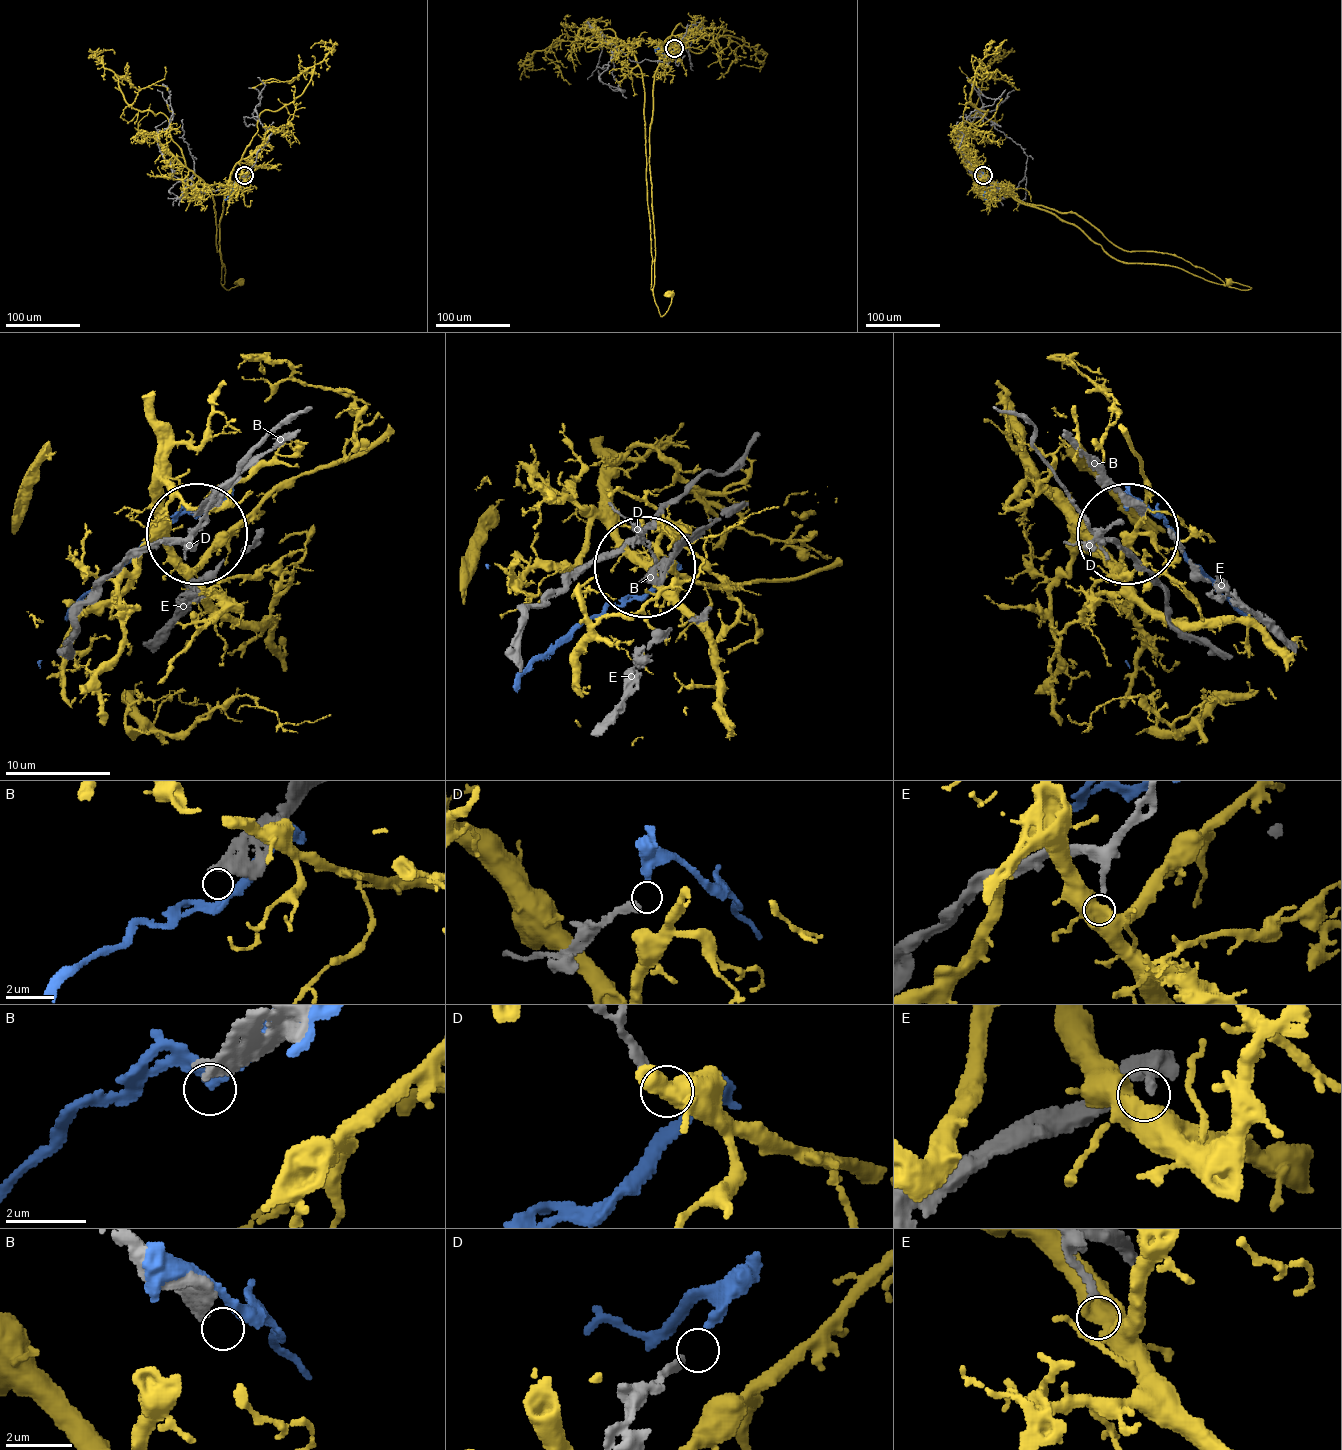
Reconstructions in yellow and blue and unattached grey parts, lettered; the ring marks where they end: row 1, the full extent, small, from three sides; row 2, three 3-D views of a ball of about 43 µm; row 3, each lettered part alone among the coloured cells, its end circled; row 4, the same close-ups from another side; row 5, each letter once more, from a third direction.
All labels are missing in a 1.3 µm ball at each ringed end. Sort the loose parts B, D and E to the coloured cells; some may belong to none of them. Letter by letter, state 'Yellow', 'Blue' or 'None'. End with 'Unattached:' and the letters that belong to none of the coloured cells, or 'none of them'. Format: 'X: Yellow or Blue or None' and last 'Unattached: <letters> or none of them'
B: None
D: Blue
E: None
Unattached: B, E

